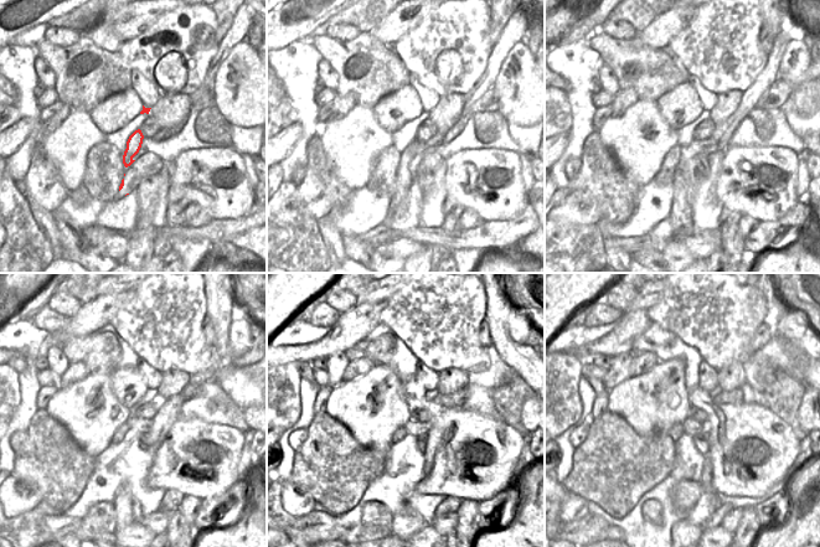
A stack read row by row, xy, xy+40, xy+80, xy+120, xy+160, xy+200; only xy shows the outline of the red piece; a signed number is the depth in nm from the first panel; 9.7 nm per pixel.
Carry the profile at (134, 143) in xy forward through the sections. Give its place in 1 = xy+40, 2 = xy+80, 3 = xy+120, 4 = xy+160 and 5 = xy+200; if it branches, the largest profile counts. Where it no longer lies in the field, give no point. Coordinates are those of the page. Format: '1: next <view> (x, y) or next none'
1: next xy+40 (403, 177)
2: next xy+80 (681, 215)
3: next xy+120 (128, 510)
4: next xy+160 (406, 522)
5: next xy+200 (682, 525)

